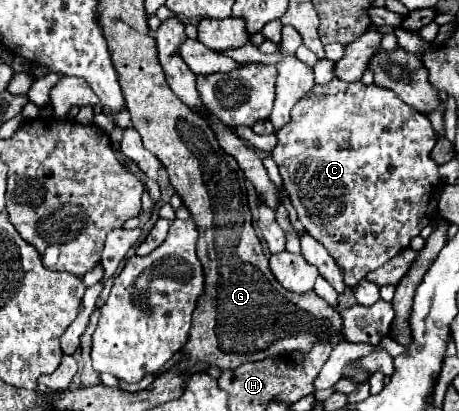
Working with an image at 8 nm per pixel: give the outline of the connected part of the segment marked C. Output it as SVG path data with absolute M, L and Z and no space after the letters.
M332 79L328 85L314 85L292 109L292 119L280 127L276 131L276 147L272 149L272 157L274 161L278 163L280 167L280 175L284 177L284 185L286 185L286 193L294 205L294 209L298 211L298 219L300 223L304 225L304 229L316 239L320 241L328 253L332 257L336 257L336 261L340 263L340 267L344 269L344 283L348 287L356 287L364 277L366 273L378 269L380 265L384 265L388 259L396 257L398 253L402 253L404 249L408 249L408 243L414 235L418 235L426 225L430 225L434 221L434 215L436 215L436 193L440 191L442 187L442 177L438 173L438 165L436 161L430 157L430 151L432 147L436 145L436 133L432 129L432 123L430 119L412 109L410 105L406 105L404 101L400 101L400 97L396 97L396 93L392 89L384 89L384 87L378 87L378 85L364 85L362 81L354 81L354 83L346 83L342 79Z

